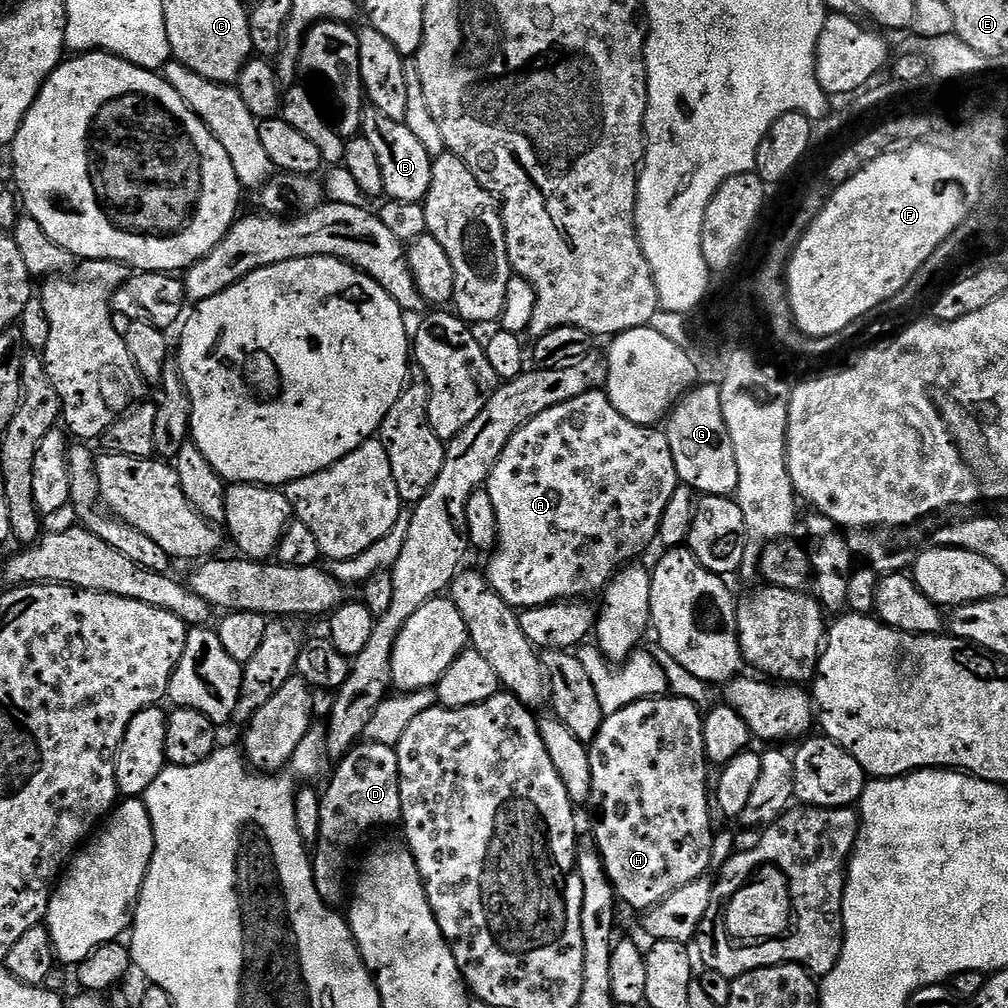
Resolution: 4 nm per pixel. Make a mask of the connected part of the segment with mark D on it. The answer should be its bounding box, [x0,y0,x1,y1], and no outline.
[311,740,404,906]

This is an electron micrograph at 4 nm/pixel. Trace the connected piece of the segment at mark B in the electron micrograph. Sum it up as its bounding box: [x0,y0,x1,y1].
[362,107,434,202]

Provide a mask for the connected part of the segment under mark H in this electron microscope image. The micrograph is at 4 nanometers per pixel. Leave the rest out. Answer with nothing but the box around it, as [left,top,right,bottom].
[587,694,714,914]

